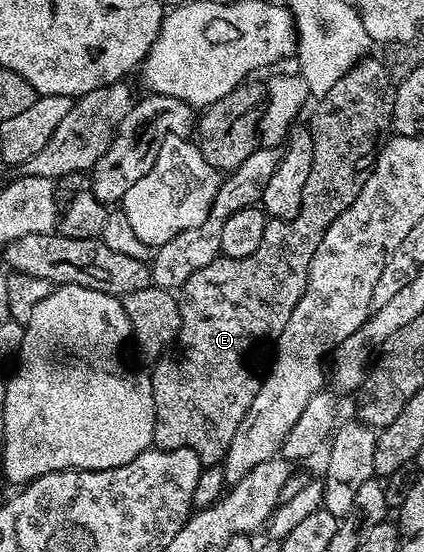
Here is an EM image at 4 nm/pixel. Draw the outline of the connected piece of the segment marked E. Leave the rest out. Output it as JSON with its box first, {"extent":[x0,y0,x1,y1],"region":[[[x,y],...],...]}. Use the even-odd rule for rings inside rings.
{"extent":[148,59,396,466],"region":[[[370,59],[358,61],[325,97],[317,101],[318,109],[308,121],[312,138],[312,170],[308,173],[308,182],[304,182],[298,213],[291,220],[271,219],[264,230],[264,238],[260,238],[256,254],[248,254],[248,258],[239,260],[216,259],[204,266],[204,270],[196,270],[196,274],[182,285],[182,325],[176,341],[177,347],[182,347],[182,353],[175,360],[158,362],[163,364],[156,365],[154,373],[148,376],[154,395],[154,444],[157,447],[187,448],[196,453],[206,466],[218,466],[225,461],[228,446],[232,446],[232,438],[236,438],[236,430],[240,430],[240,422],[244,422],[252,398],[256,398],[258,393],[260,376],[250,369],[250,351],[265,340],[273,341],[284,326],[288,326],[288,318],[292,318],[292,310],[296,310],[296,302],[300,302],[306,289],[308,266],[312,254],[316,254],[316,246],[320,246],[328,226],[332,226],[332,222],[336,222],[336,218],[356,202],[378,161],[378,149],[391,131],[396,84],[389,67],[381,59]]]}

